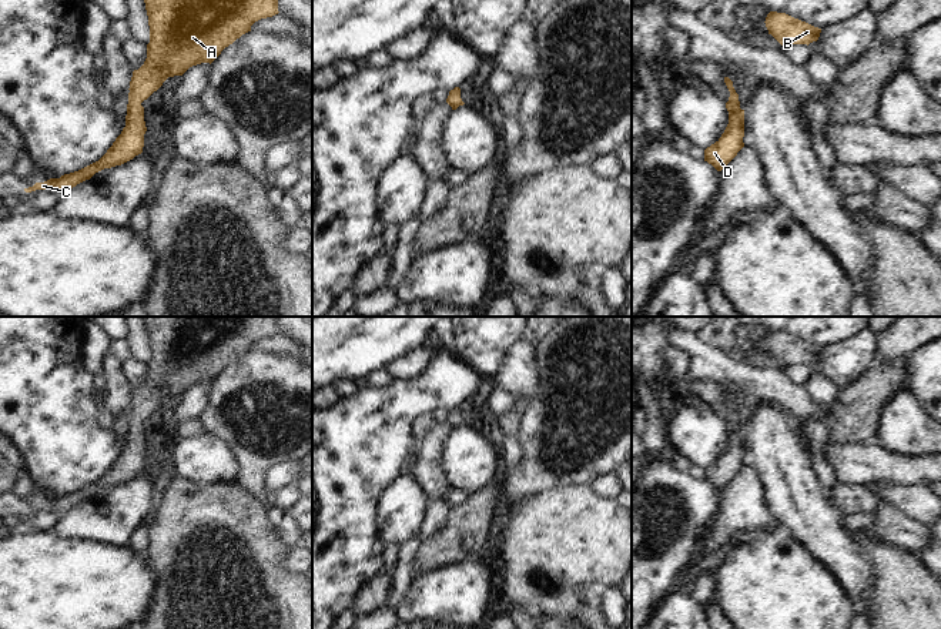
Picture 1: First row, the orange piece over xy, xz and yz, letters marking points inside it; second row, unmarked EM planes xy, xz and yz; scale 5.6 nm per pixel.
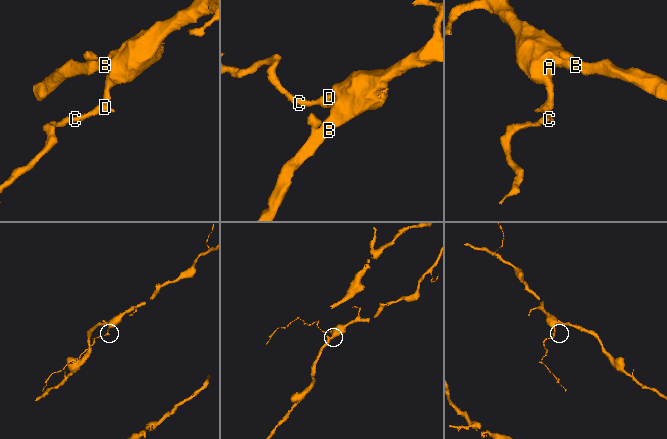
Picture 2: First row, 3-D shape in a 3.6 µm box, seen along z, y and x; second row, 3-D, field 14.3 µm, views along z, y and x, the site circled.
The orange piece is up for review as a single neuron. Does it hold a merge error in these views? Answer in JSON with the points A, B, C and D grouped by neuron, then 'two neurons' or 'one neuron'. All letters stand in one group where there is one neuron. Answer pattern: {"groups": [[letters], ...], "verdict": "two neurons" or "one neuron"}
{"groups": [["A", "B", "C", "D"]], "verdict": "one neuron"}

